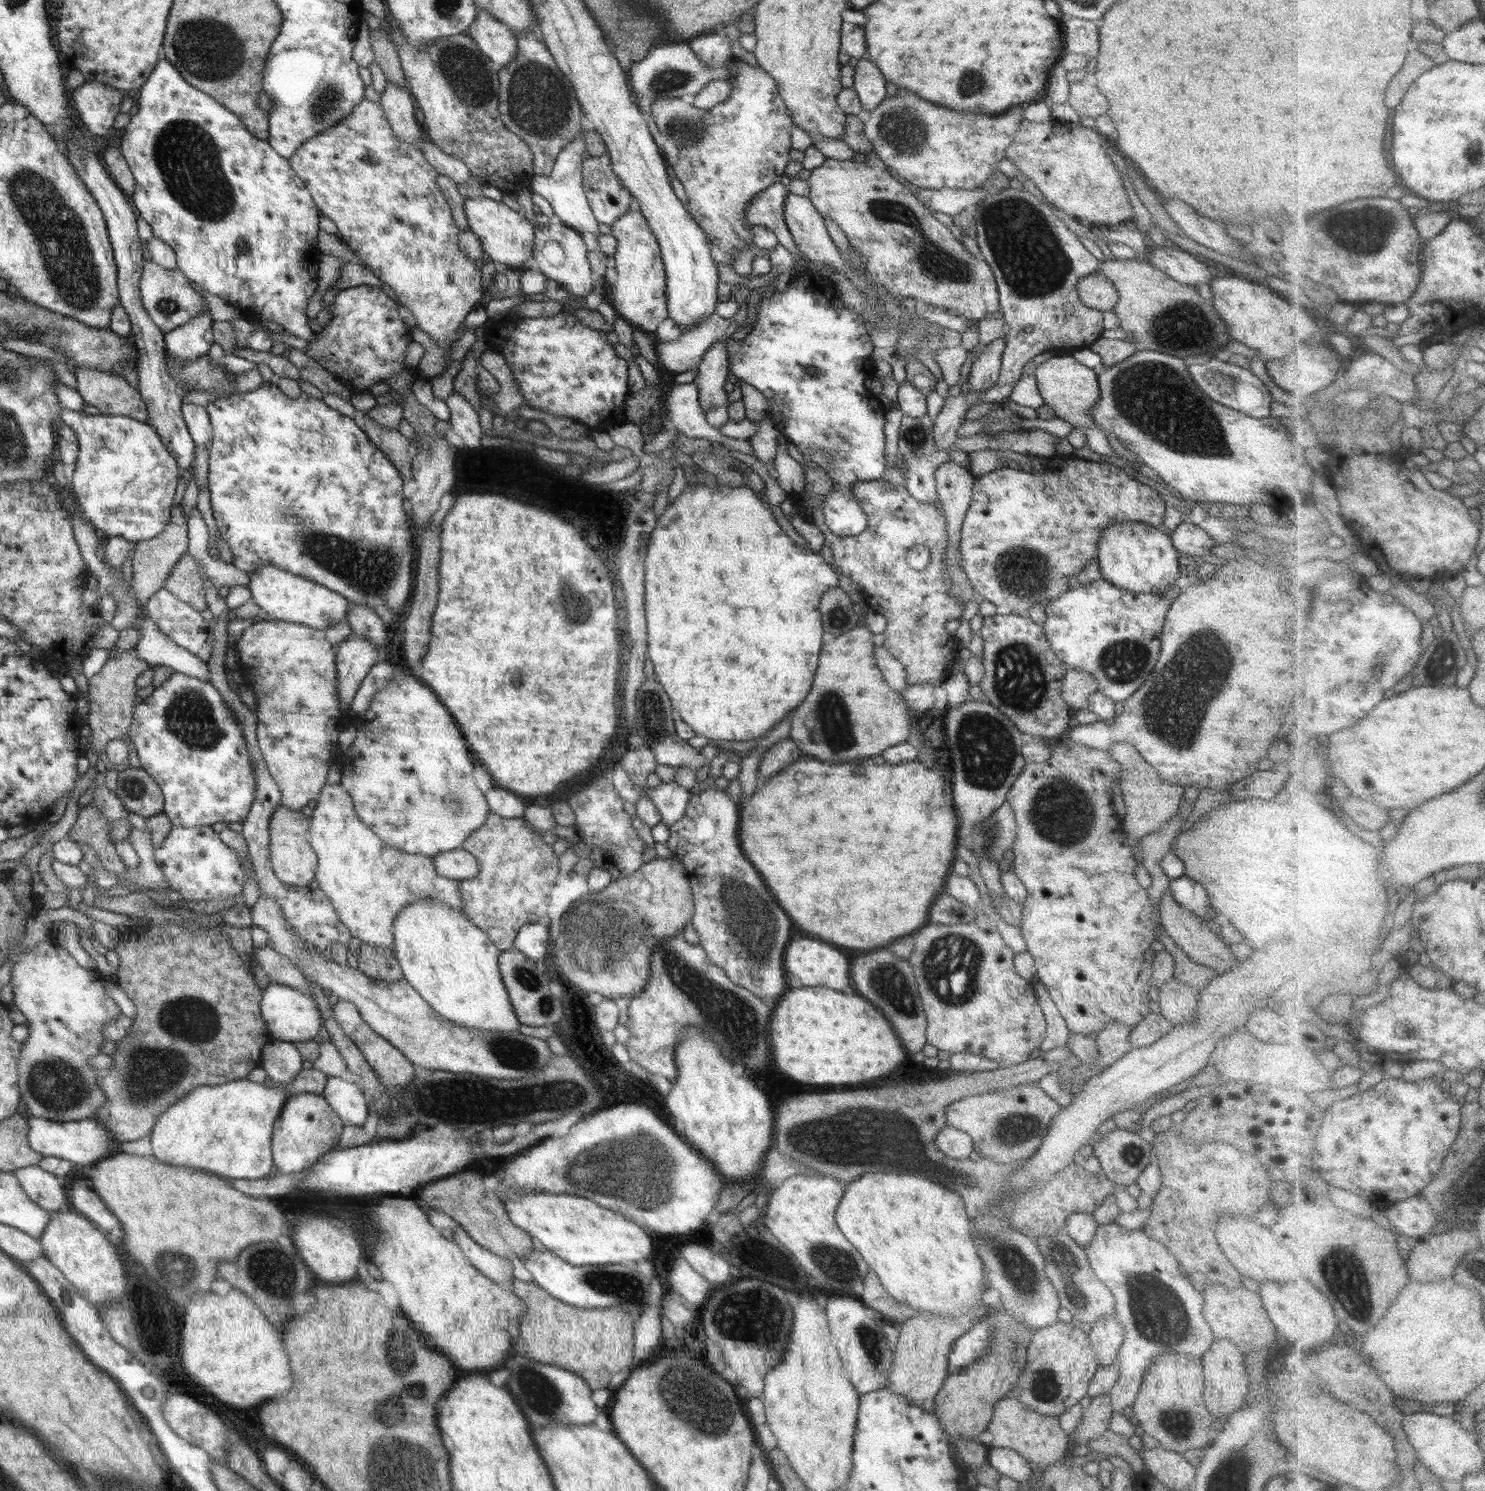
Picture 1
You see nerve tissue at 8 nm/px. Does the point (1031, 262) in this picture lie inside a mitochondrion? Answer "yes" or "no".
yes

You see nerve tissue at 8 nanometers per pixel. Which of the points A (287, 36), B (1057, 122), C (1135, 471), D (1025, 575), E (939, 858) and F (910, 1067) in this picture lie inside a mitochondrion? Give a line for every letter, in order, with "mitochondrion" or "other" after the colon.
A: other
B: other
C: other
D: mitochondrion
E: other
F: other

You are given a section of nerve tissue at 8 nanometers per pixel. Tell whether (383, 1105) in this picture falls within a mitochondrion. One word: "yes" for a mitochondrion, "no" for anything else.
yes

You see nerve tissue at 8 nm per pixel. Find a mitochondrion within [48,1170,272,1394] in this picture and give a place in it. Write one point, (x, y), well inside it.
(175, 1264)

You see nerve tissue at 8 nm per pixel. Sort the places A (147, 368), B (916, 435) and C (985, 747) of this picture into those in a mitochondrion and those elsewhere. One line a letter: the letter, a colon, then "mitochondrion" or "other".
A: other
B: mitochondrion
C: mitochondrion

